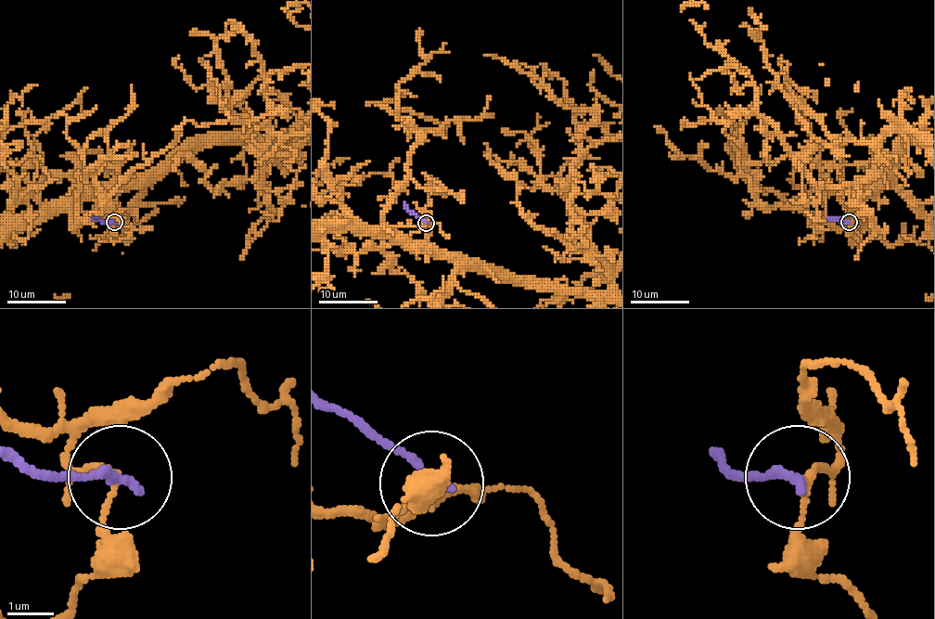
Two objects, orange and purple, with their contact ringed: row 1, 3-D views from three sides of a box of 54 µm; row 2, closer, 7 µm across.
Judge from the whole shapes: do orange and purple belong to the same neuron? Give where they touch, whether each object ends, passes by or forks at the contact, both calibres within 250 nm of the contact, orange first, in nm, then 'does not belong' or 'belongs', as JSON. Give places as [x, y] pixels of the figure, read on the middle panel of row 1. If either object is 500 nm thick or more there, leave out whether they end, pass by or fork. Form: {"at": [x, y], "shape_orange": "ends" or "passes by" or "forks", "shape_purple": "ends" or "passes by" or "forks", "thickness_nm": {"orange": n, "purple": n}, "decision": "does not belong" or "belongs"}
{"at": [426, 223], "shape_orange": "passes by", "shape_purple": "ends", "thickness_nm": {"orange": 140, "purple": 240}, "decision": "does not belong"}

